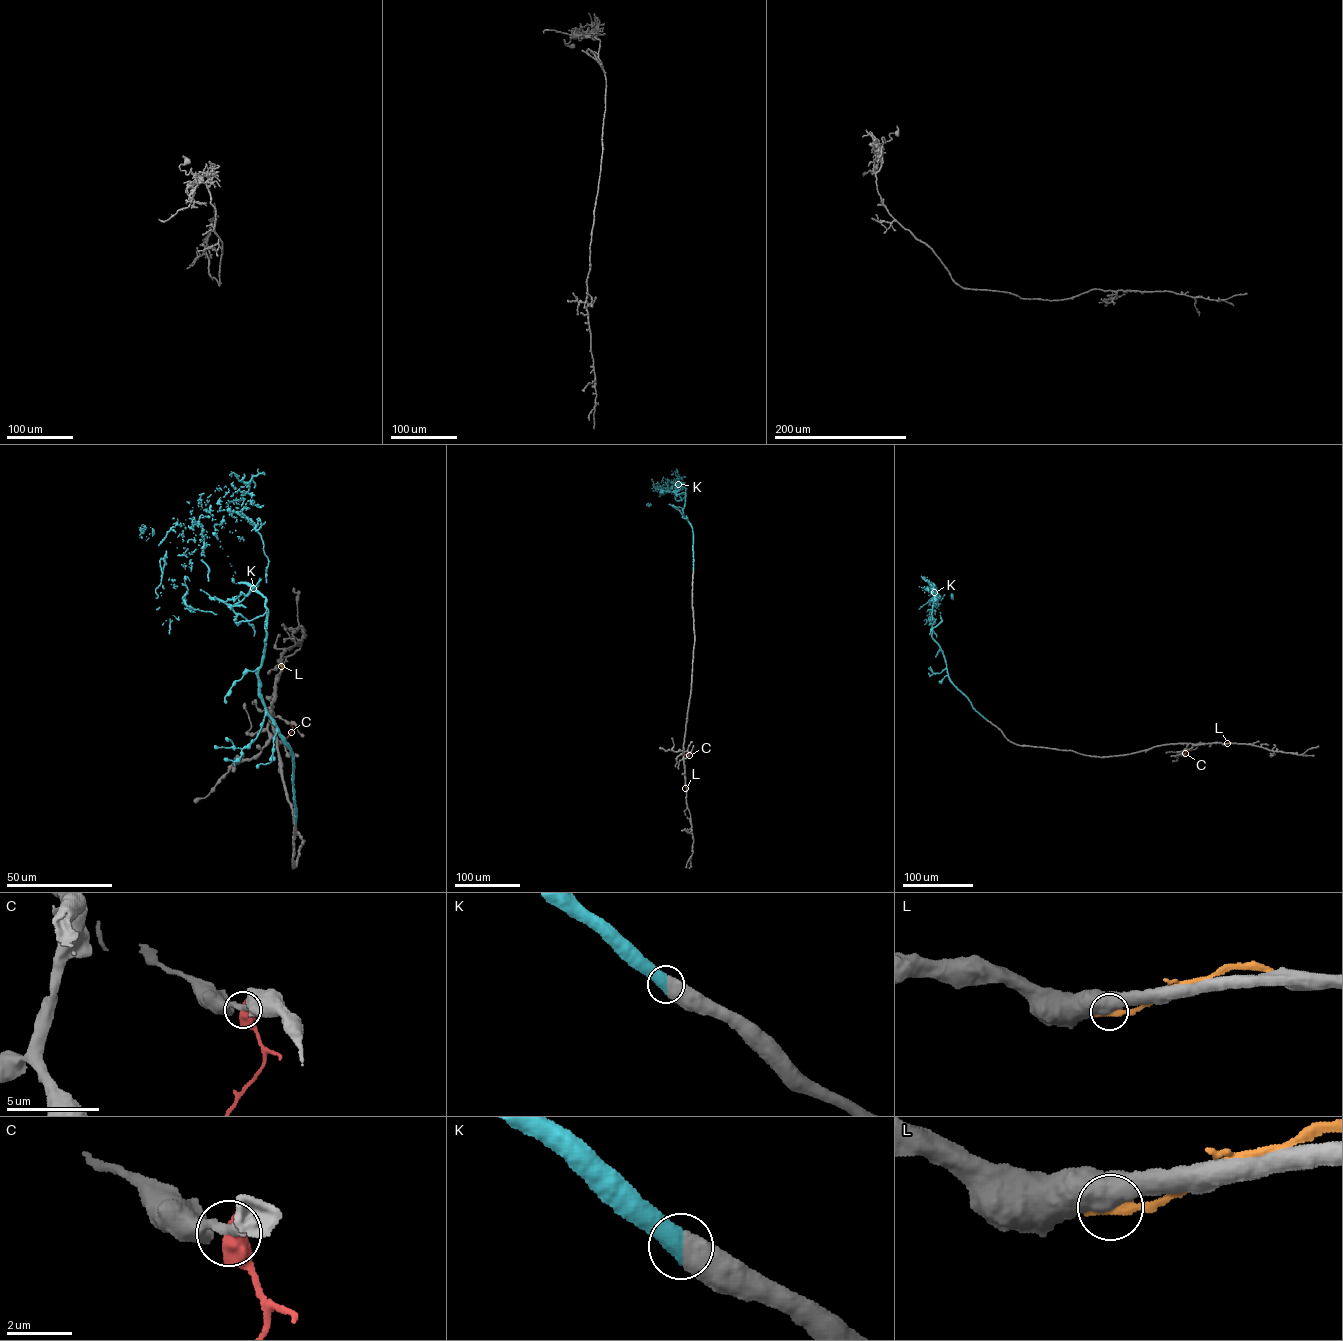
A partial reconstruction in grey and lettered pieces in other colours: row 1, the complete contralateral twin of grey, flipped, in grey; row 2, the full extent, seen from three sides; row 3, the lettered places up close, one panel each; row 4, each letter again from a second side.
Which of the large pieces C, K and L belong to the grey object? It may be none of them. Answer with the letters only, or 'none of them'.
K

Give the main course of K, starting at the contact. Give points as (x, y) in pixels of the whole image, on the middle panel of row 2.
K: (693, 569), (686, 493), (675, 493), (686, 488), (674, 485), (666, 493), (651, 479)

